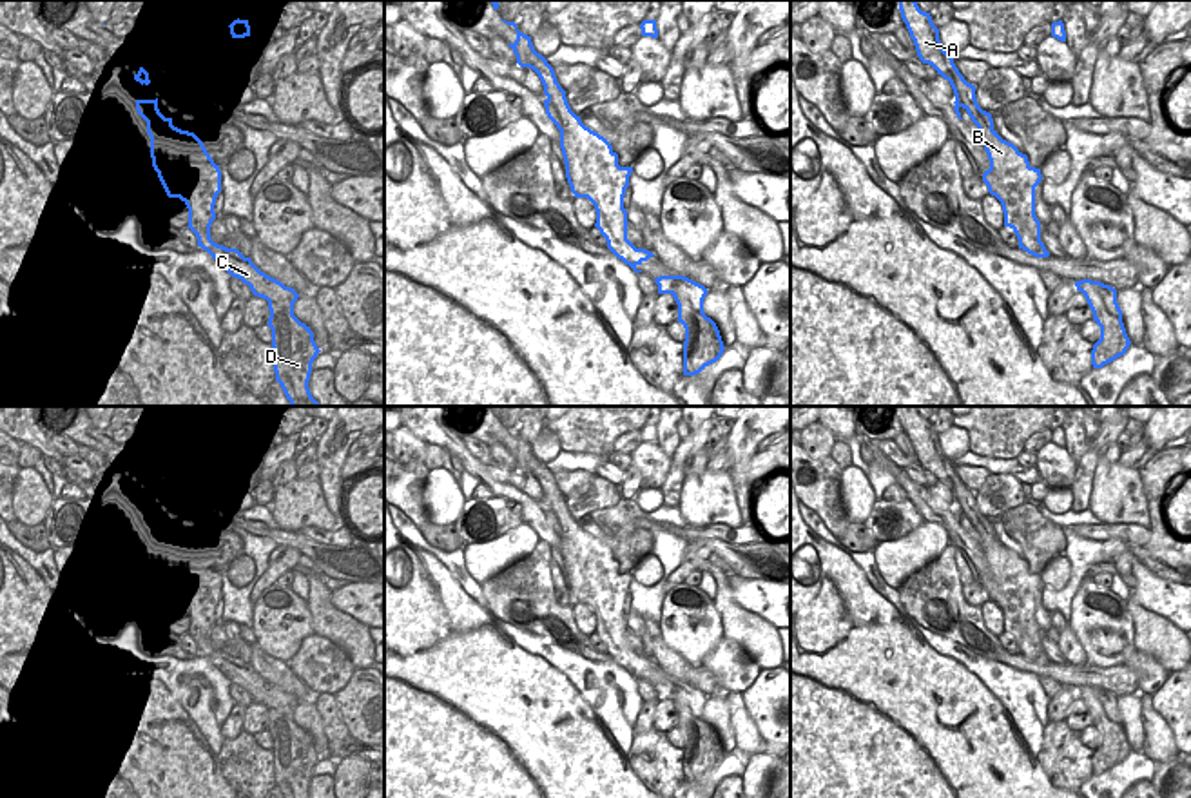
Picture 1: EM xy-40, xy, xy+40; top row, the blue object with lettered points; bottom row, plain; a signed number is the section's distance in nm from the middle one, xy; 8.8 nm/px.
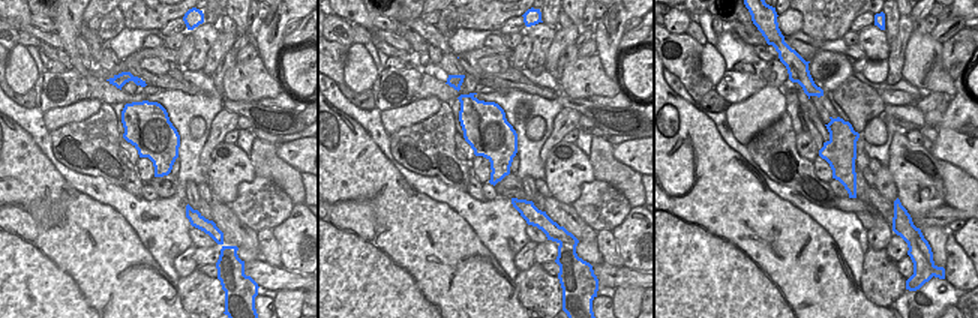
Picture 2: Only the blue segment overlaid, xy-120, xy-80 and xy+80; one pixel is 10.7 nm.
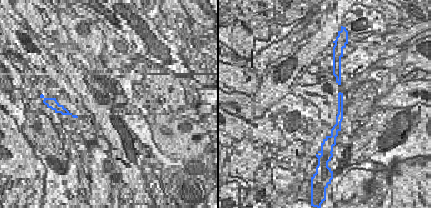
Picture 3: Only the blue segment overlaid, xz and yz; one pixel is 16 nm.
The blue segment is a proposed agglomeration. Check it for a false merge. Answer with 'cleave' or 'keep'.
cleave

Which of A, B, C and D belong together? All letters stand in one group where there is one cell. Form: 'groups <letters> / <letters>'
groups A B C / D

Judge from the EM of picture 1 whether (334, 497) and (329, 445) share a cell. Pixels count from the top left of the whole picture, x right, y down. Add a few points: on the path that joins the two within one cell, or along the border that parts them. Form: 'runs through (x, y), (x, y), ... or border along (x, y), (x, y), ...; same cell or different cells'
runs through (330, 485), (330, 457); same cell

